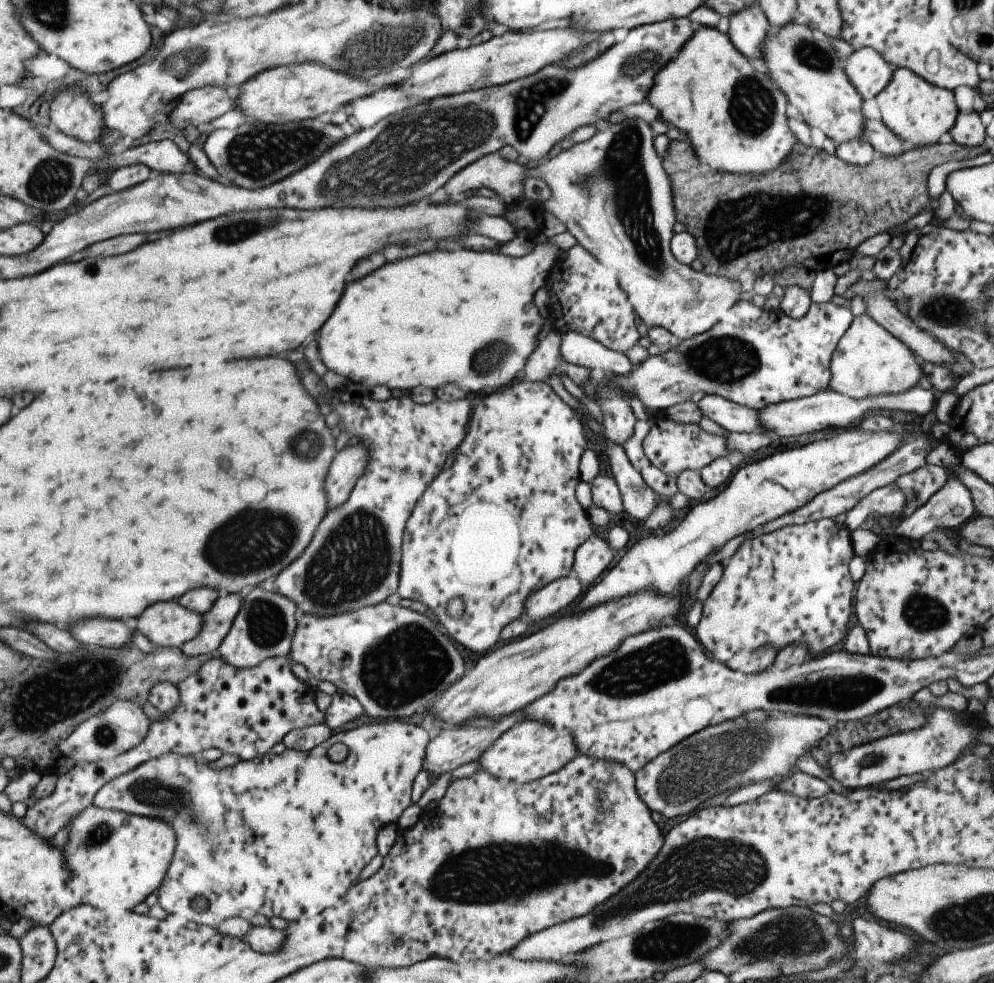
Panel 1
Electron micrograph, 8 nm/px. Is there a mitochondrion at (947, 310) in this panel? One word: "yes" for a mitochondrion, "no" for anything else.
yes

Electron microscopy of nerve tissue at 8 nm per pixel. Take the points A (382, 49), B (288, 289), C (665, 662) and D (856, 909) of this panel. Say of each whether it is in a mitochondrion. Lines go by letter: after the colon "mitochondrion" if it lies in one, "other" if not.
A: mitochondrion
B: other
C: mitochondrion
D: other

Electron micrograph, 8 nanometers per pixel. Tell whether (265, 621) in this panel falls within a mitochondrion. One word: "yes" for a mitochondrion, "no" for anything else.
yes

